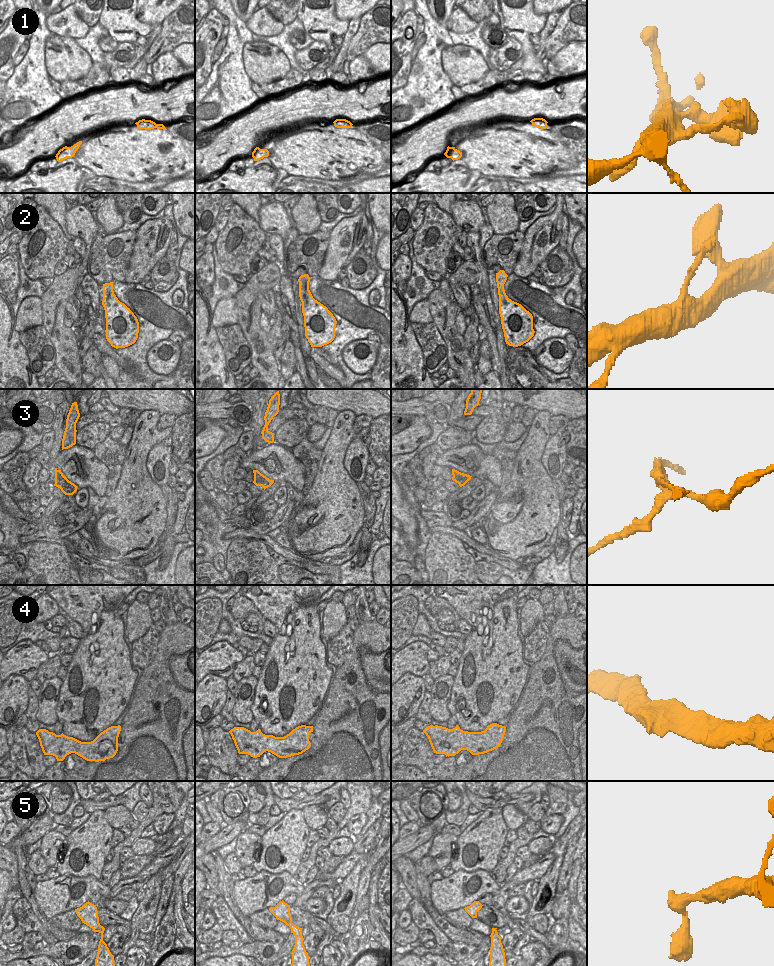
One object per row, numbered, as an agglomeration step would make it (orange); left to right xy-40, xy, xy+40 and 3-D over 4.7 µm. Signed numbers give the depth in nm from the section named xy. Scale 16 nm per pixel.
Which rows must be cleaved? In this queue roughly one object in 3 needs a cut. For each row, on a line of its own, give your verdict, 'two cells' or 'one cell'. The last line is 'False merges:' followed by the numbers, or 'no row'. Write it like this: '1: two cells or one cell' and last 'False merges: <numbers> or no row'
1: one cell
2: one cell
3: two cells
4: one cell
5: one cell
False merges: 3

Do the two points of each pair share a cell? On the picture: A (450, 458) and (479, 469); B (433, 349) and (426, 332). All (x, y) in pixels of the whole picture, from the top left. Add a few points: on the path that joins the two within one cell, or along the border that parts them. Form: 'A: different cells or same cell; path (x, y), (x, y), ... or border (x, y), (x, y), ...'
A: same cell; path (458, 459), (463, 463), (473, 463)
B: same cell; path (432, 345), (428, 336)

